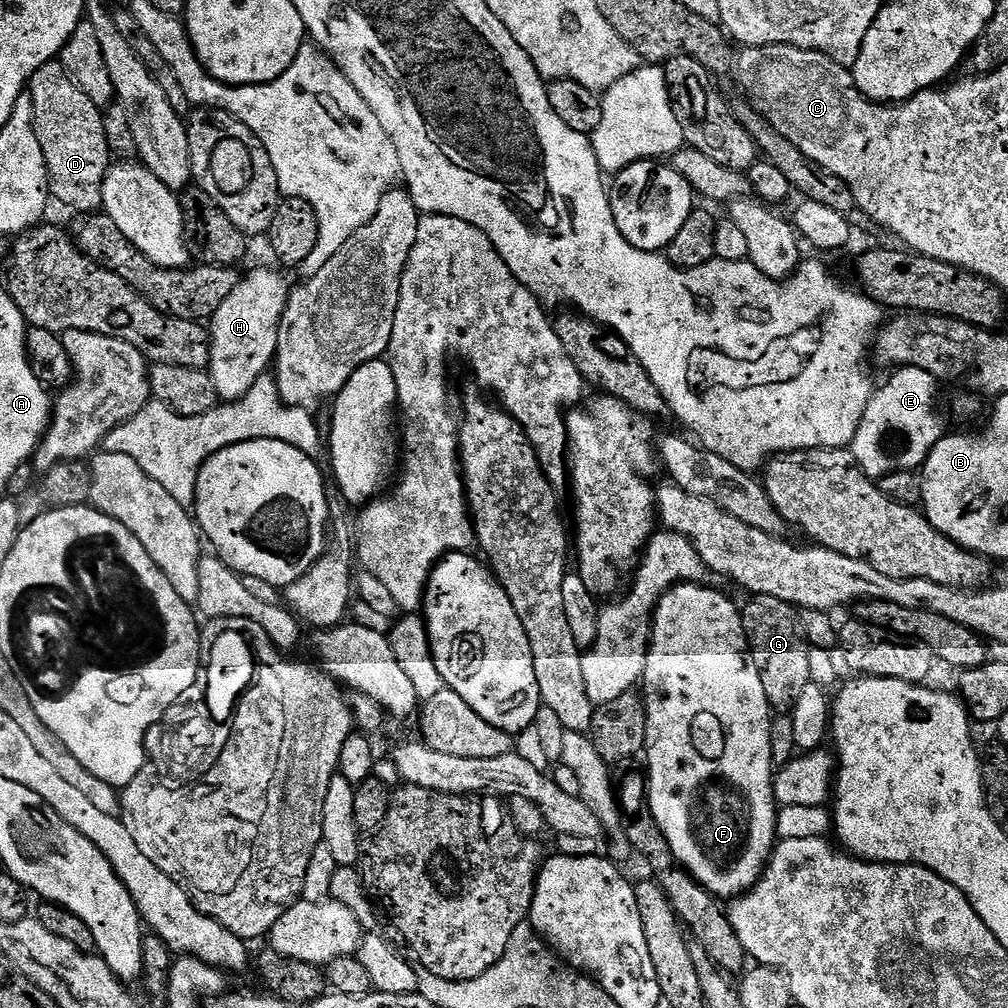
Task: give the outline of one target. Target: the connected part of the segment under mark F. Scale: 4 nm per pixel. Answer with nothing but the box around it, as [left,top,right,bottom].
[642,582,778,898]

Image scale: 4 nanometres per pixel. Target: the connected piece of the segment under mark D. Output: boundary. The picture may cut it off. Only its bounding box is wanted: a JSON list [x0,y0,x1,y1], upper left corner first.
[26,62,110,214]

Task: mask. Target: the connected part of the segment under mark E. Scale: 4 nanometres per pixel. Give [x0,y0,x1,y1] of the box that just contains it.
[850,366,946,482]

